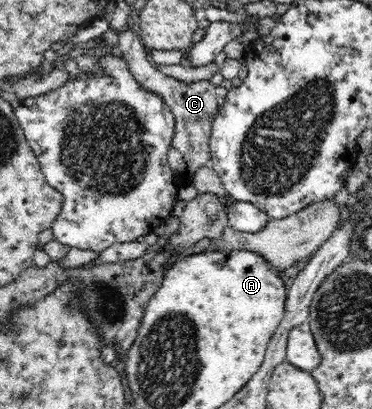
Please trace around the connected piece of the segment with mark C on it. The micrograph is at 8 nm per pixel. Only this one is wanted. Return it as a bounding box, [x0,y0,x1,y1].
[119,28,220,185]

